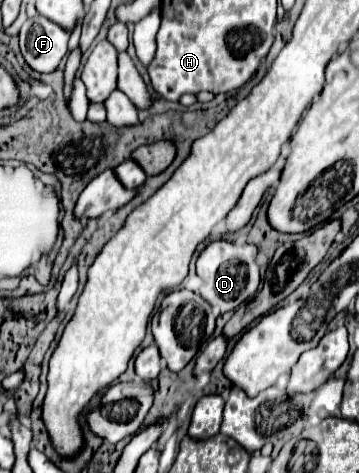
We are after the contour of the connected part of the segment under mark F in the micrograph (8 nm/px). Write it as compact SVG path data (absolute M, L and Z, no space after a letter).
M30 17L20 29L20 51L30 69L38 73L52 73L58 69L64 55L68 55L68 33L58 29L46 17Z

